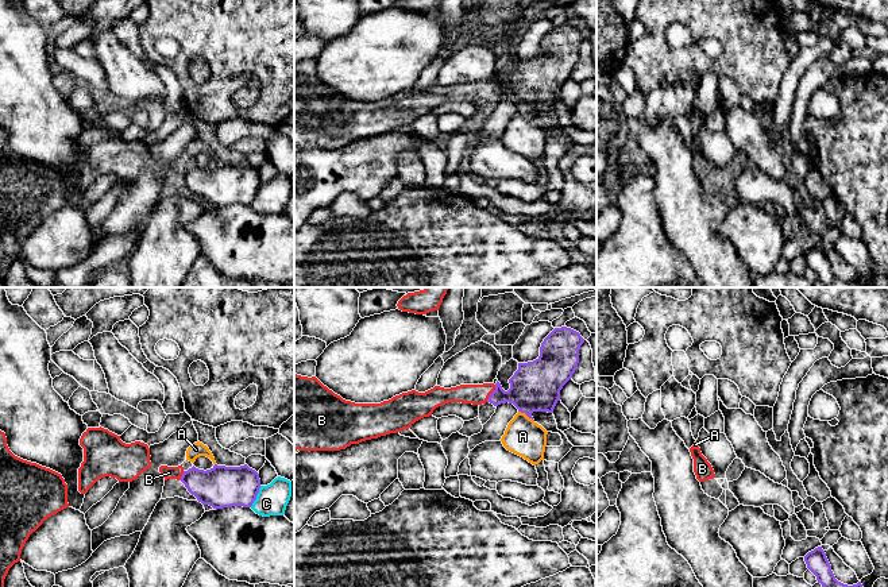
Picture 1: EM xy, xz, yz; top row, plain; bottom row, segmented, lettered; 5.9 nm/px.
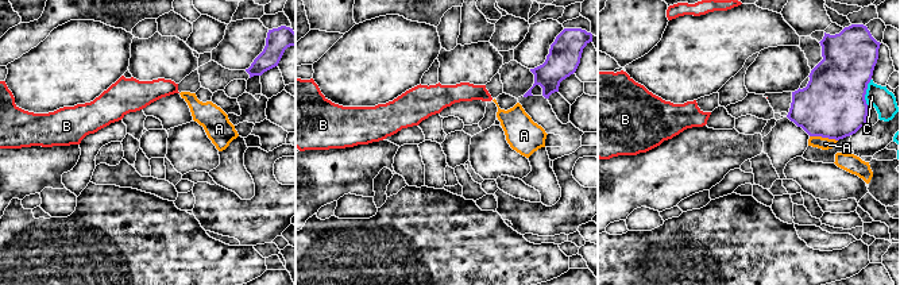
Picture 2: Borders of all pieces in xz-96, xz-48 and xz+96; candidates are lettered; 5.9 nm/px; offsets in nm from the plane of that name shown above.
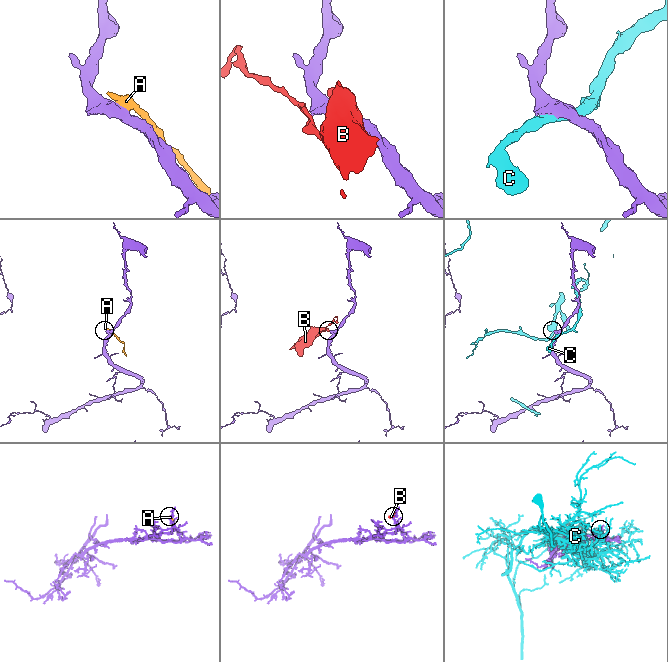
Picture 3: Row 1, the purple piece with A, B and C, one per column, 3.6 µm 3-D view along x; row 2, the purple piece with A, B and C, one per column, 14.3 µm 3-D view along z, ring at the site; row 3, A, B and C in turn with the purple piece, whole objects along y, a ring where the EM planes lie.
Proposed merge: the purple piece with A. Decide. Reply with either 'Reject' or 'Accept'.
Reject

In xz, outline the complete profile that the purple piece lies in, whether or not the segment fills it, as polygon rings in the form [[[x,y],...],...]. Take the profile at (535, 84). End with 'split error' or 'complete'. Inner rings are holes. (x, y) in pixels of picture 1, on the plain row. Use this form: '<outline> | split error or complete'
[[[561,24],[555,26],[541,40],[540,54],[528,61],[518,61],[518,67],[509,77],[510,86],[505,89],[501,81],[460,82],[451,86],[435,84],[418,90],[402,90],[381,101],[355,101],[343,97],[316,74],[308,76],[294,72],[294,147],[298,148],[340,148],[351,142],[378,136],[390,131],[409,127],[416,119],[432,113],[433,108],[448,100],[498,104],[513,101],[518,109],[533,117],[533,109],[553,111],[560,99],[560,88],[572,76],[579,61],[579,47],[584,36],[579,30]]] | split error

